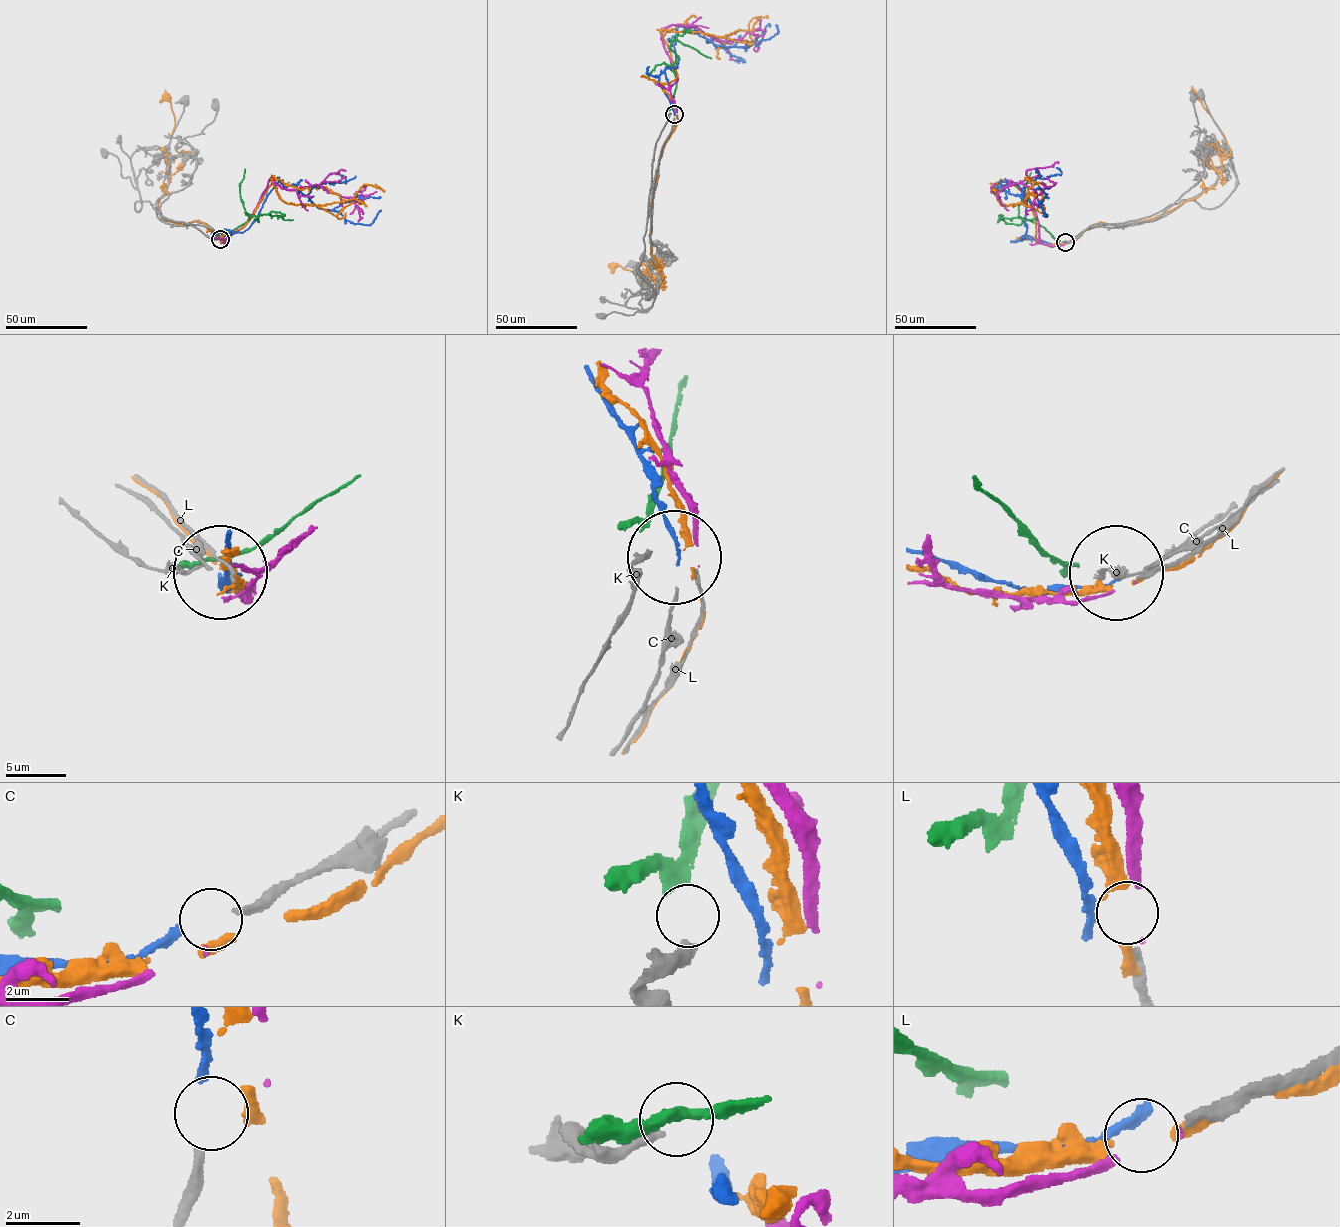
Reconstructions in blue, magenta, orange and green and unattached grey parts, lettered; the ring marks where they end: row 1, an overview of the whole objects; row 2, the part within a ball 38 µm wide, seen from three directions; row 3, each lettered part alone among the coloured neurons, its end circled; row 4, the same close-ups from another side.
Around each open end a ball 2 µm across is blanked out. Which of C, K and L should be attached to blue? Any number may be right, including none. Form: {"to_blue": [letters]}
{"to_blue": ["C"]}

